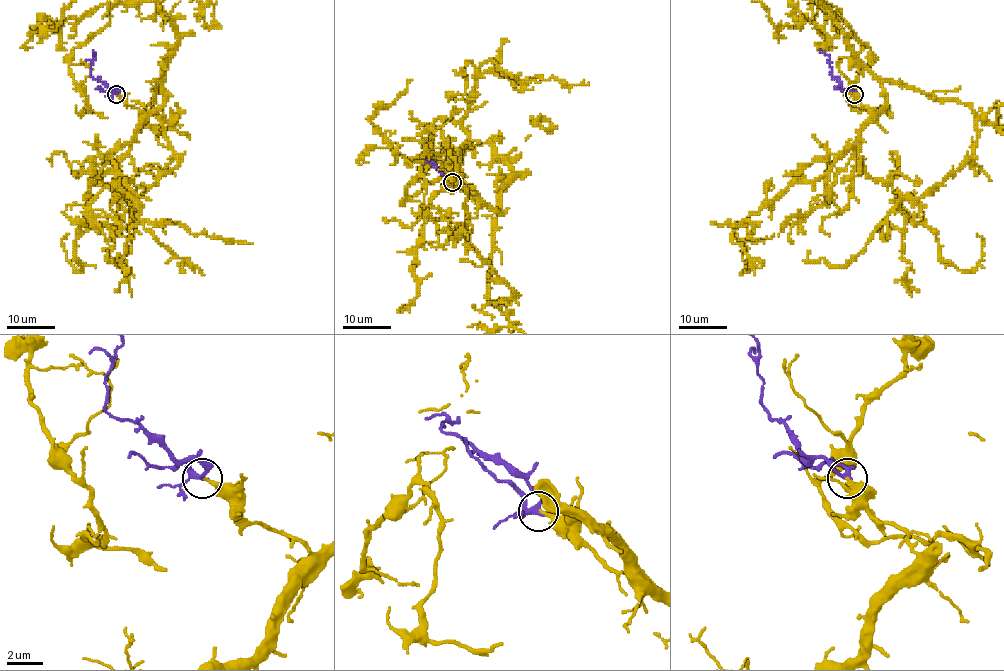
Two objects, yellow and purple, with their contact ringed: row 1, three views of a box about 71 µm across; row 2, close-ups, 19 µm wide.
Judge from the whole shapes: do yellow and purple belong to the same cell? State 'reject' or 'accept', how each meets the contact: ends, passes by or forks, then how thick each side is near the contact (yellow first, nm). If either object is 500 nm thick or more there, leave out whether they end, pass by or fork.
accept | yellow ends | purple forks | 240/240 nm

